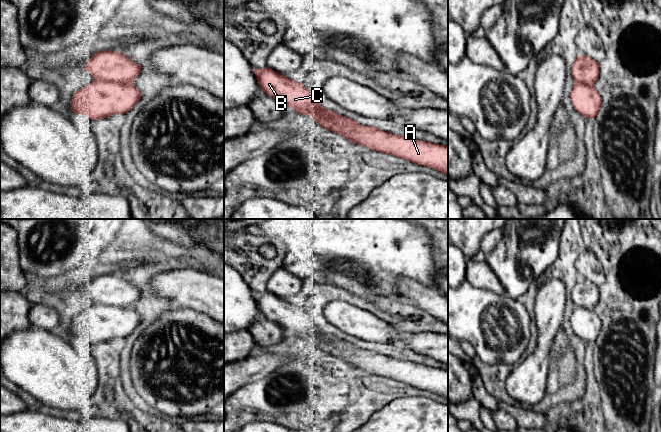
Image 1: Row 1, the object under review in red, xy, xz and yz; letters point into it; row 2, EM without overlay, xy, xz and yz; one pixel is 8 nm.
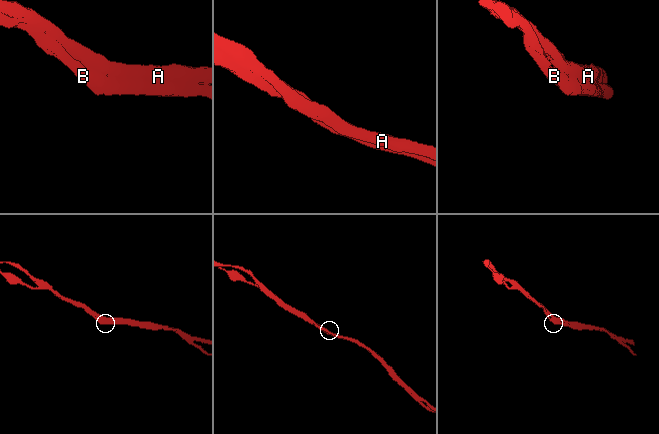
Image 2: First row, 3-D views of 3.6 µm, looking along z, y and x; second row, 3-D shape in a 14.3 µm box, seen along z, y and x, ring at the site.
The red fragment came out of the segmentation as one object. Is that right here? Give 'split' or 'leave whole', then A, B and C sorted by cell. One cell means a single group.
leave whole | A B C

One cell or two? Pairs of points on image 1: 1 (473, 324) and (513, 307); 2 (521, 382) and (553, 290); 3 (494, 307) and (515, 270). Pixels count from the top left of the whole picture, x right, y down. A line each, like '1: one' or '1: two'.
1: one
2: one
3: two

